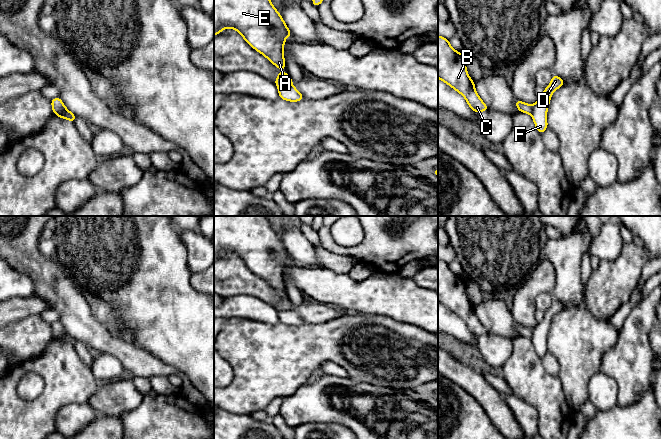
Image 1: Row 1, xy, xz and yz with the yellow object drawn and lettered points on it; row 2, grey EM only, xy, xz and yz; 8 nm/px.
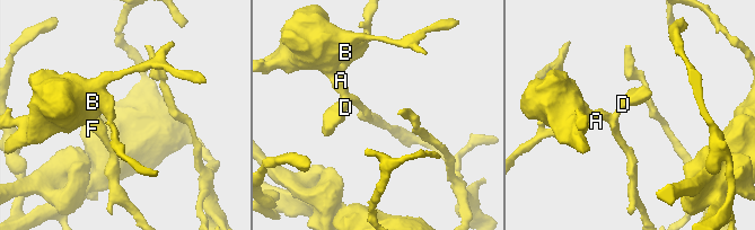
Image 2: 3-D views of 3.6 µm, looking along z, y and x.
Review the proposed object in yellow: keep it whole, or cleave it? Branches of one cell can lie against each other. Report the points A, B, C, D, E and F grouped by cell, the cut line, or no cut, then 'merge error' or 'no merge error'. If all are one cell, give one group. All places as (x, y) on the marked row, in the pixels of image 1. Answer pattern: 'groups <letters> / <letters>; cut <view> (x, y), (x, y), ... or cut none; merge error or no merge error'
groups A B C E / D F; cut xz (292, 84), (278, 88); merge error

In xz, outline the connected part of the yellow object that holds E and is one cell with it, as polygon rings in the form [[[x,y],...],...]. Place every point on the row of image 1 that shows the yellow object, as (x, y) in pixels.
[[[214,0],[214,36],[226,28],[238,31],[252,48],[260,52],[277,68],[286,68],[283,54],[283,47],[286,43],[285,37],[293,37],[293,34],[270,0]]]

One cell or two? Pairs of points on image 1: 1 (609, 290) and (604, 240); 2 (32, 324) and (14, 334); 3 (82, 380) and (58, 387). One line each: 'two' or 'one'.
1: two
2: one
3: one

